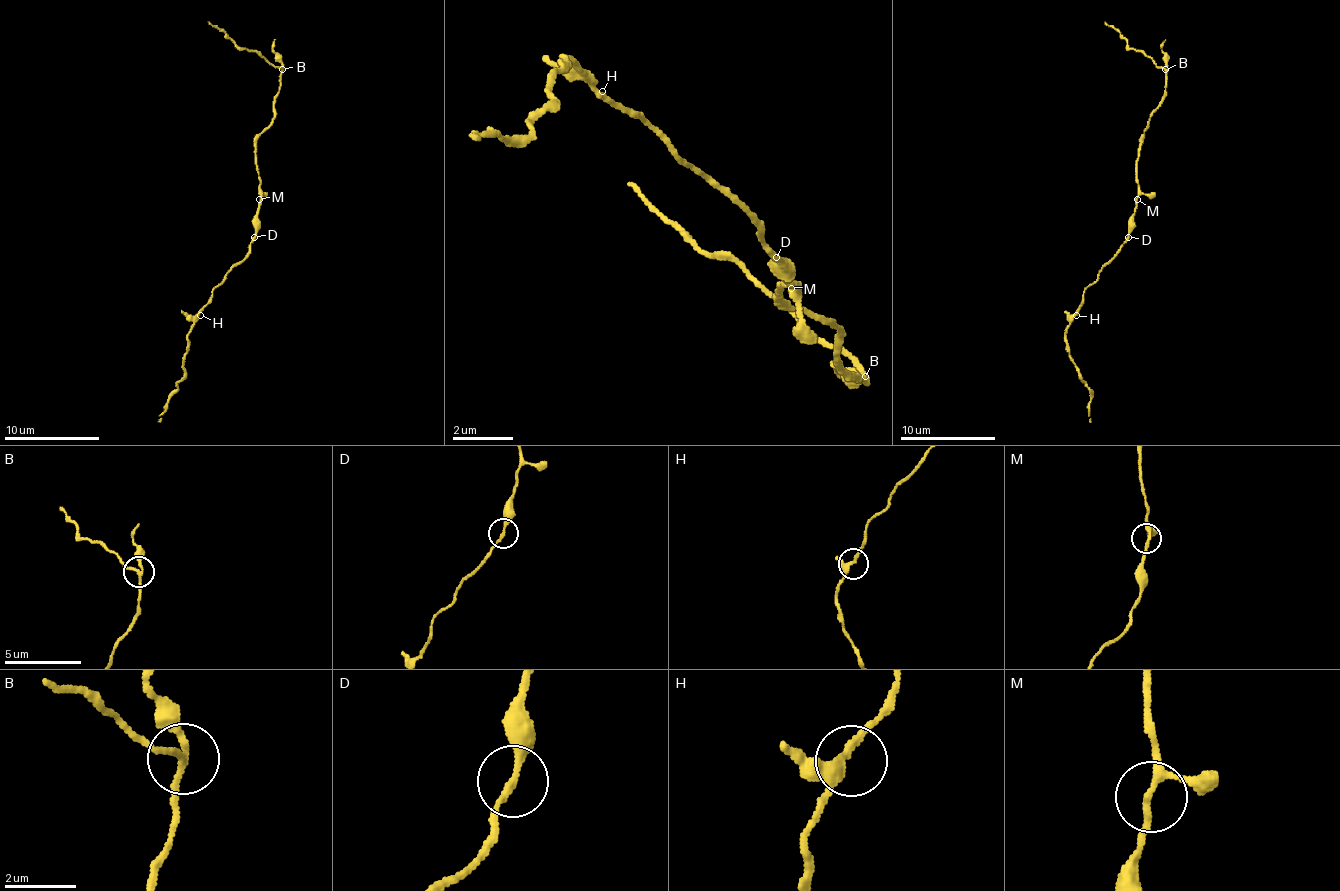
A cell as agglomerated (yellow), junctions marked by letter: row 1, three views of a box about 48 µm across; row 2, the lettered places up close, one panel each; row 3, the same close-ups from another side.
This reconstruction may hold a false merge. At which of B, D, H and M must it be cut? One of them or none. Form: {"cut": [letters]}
{"cut": ["B"]}

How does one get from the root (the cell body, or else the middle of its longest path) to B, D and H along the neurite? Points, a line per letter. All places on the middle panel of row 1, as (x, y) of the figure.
B: (784, 280), (791, 303), (814, 310), (836, 333), (836, 363), (852, 378), (867, 378)
D: (784, 280), (784, 265), (776, 257)
H: (784, 280), (784, 265), (761, 242), (761, 227), (708, 174), (701, 174), (640, 114), (625, 114), (602, 91)

